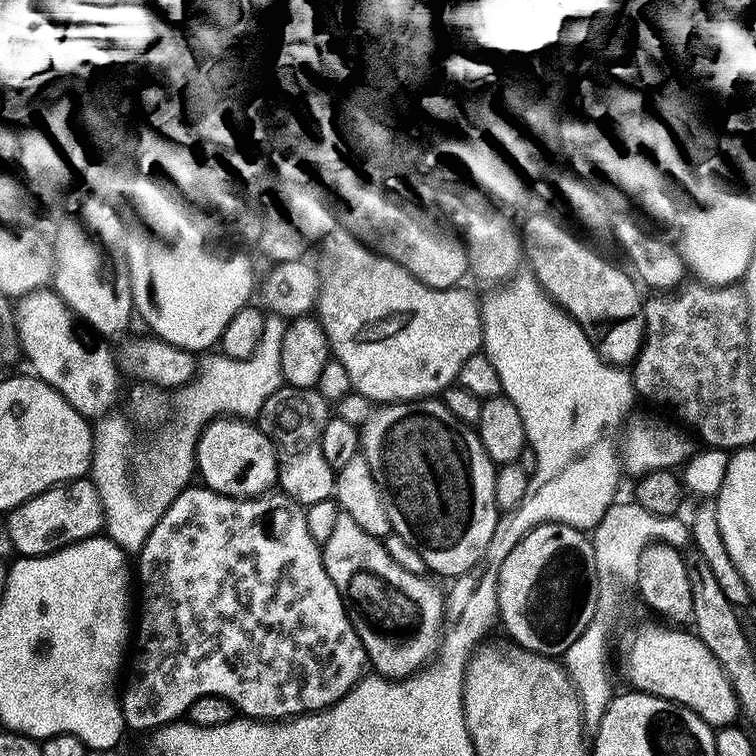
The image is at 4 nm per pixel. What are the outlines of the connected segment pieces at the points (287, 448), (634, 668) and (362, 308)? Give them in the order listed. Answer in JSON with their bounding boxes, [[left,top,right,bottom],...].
[[258,386,336,506],[624,624,742,729],[314,230,484,405]]

